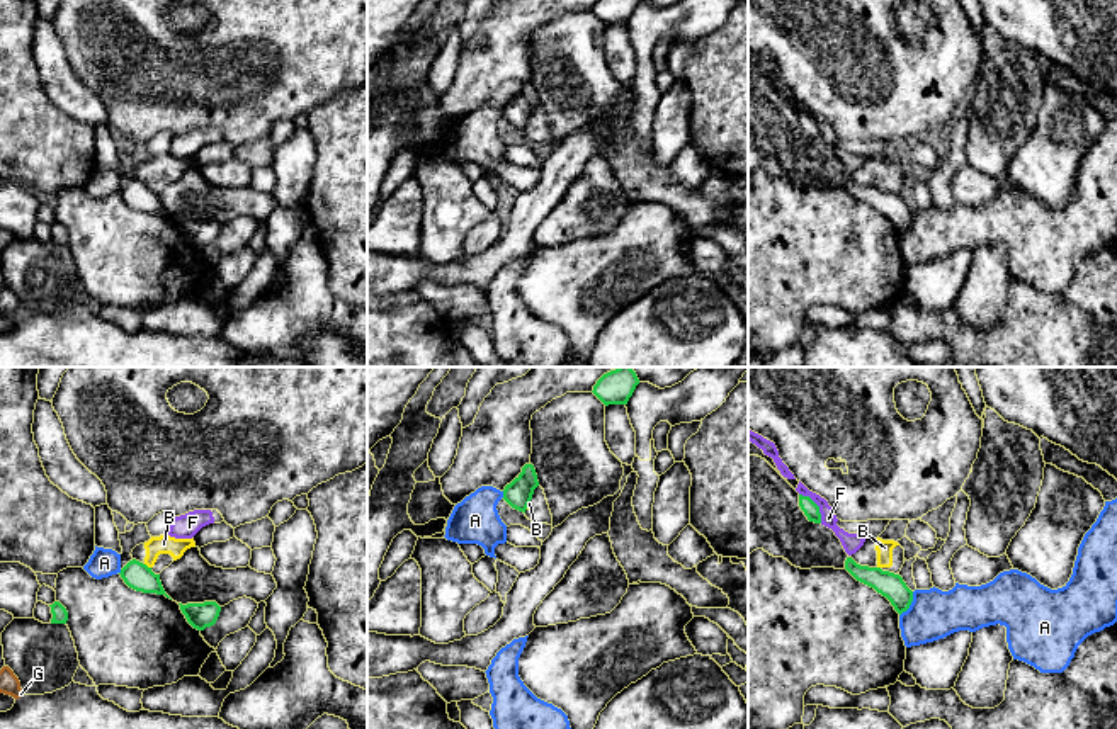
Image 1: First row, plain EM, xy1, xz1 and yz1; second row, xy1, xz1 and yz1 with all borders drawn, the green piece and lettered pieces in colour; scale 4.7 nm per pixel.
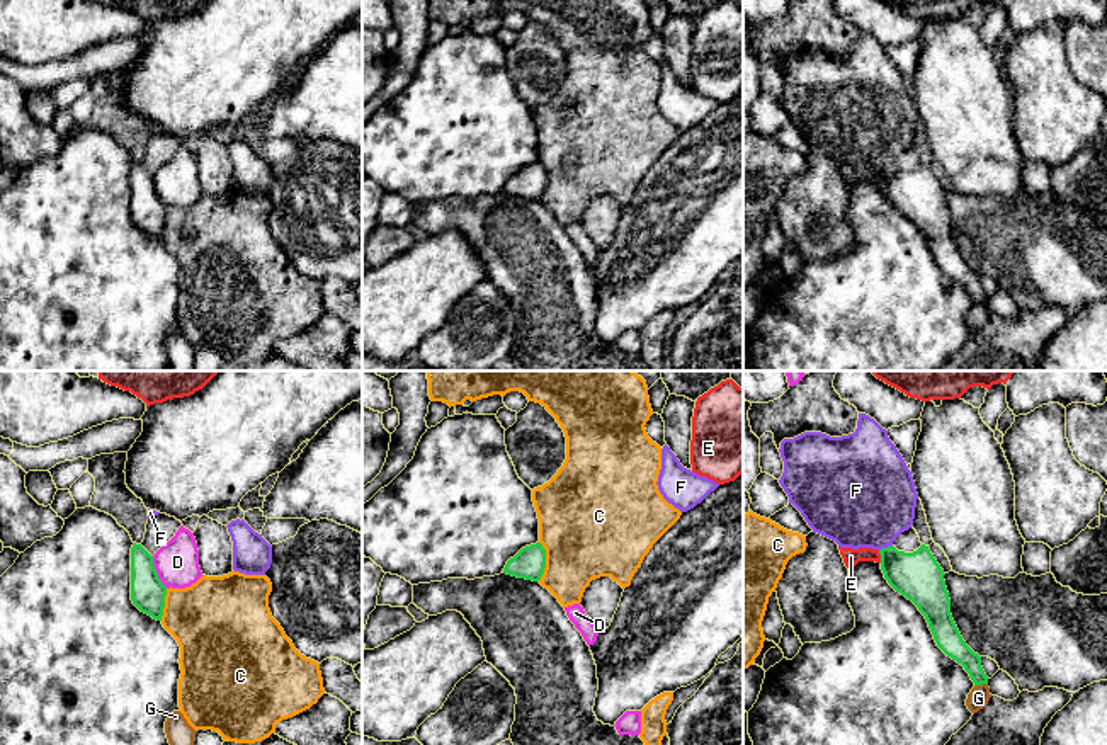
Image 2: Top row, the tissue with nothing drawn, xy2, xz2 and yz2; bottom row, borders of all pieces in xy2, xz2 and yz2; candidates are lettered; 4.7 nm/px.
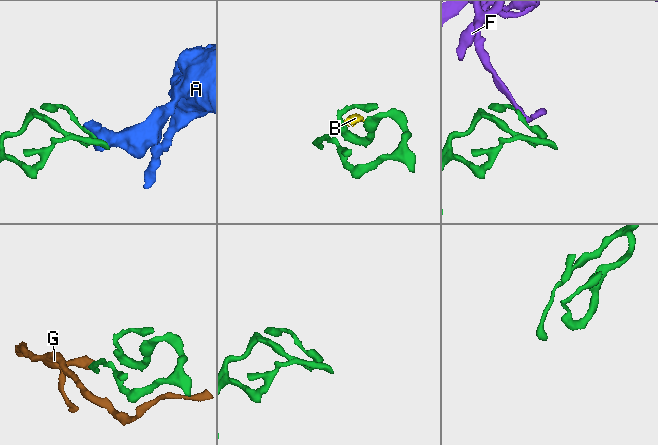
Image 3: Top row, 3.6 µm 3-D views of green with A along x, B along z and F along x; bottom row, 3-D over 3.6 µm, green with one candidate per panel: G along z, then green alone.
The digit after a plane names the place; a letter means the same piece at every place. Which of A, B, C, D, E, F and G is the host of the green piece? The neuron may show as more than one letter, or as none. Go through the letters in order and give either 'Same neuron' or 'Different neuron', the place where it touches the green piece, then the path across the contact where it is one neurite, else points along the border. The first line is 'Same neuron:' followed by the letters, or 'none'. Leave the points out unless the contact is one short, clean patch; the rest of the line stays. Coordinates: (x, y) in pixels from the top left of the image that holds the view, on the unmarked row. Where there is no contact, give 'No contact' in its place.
Same neuron: E
A: Different neuron. Touches green at yz1 (910, 223)
B: Different neuron. Touches green at xy1 (147, 186). Boundary: xy1 (145, 182), (150, 187)
C: Different neuron. Touches green at xz2 (544, 181)
D: Different neuron. Touches green at xy2 (155, 191). Boundary: xy2 (152, 176), (157, 196), (167, 206)
E: Same neuron. Touches green at yz2 (881, 176). Path across: yz2 (917, 194), (881, 176), (851, 176)
F: Different neuron. Touches green at yz1 (816, 124)
G: Different neuron. Touches green at yz2 (980, 303)

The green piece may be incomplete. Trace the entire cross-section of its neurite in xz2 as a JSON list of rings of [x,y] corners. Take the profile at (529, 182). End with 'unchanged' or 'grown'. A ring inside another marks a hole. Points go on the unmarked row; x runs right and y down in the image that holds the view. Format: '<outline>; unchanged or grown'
[[[541,162],[522,167],[514,177],[510,177],[503,187],[503,192],[539,201],[546,187],[546,168]]]; unchanged

